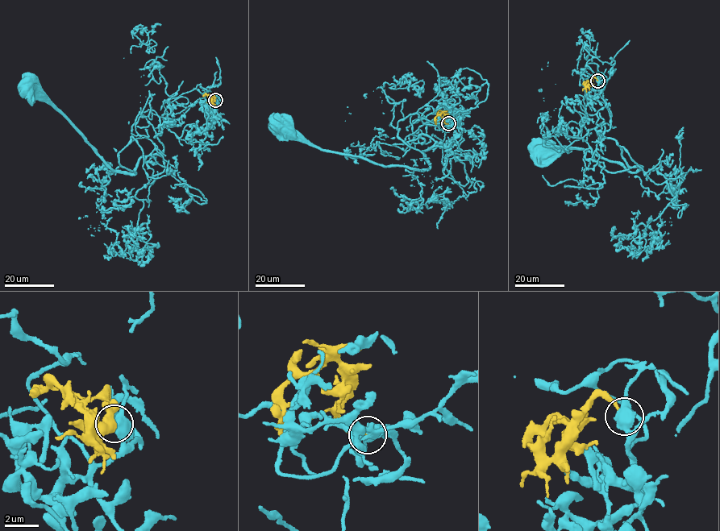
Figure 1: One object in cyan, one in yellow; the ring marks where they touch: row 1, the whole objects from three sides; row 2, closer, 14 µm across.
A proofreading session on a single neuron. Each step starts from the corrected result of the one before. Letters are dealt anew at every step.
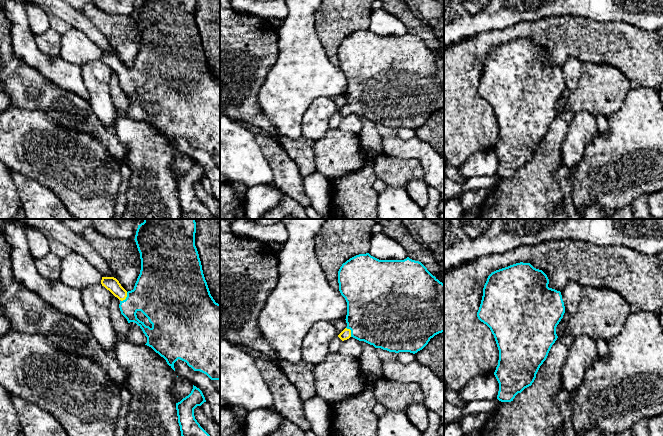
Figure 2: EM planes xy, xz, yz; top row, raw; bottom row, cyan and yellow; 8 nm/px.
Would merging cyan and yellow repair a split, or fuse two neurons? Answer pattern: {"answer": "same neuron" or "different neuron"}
{"answer": "same neuron"}

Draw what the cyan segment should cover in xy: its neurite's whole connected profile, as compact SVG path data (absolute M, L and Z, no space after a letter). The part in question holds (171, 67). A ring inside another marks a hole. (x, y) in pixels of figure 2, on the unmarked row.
M140 0L138 1L135 18L140 29L141 46L135 59L134 65L126 67L119 57L114 53L102 53L101 60L120 76L119 84L121 90L127 95L128 99L136 99L147 113L145 121L151 123L156 129L163 133L167 140L175 147L174 139L180 135L187 139L194 147L200 147L206 150L211 156L220 156L220 80L216 79L210 70L207 58L205 56L201 37L197 24L195 22L196 0ZM141 87L152 100L152 103L146 102L144 98L137 94L136 89Z

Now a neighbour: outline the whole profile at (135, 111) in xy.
M130 98L129 101L130 105L127 109L126 116L134 121L145 121L147 119L147 113L140 102L134 98Z

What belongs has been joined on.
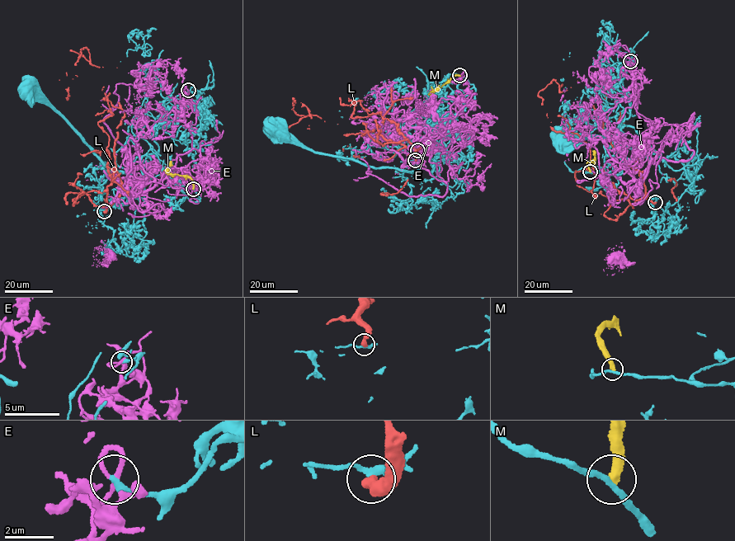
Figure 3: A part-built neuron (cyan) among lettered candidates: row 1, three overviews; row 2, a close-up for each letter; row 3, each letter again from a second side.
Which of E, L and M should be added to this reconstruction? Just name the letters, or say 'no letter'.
no letter

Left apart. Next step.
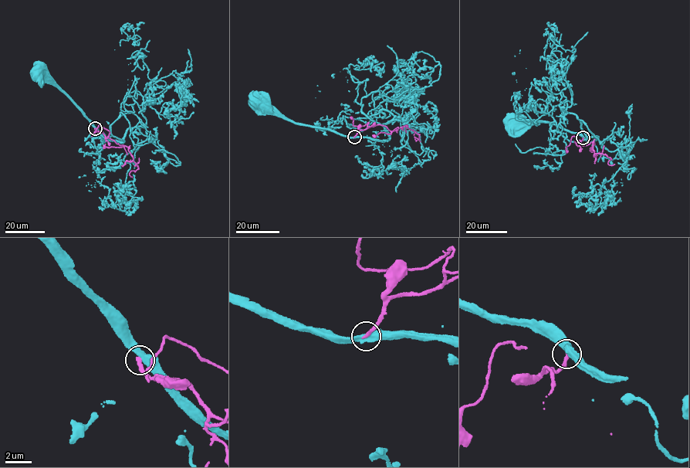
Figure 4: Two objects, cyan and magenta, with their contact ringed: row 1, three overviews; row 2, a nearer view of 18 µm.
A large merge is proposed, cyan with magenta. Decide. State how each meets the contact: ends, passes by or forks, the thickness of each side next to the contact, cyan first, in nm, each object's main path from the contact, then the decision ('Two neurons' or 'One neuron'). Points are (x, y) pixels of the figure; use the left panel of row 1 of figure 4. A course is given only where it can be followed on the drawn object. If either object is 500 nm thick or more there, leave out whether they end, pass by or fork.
At the ring cyan passes by. At the ring magenta ends. Thickness 480 nm (cyan) against 280 nm. Course of cyan: (95, 128), (62, 90), (47, 83), (41, 72), (37, 72). Course of magenta: (95, 128), (128, 148), (138, 167), (130, 171), (132, 177). Two neurons

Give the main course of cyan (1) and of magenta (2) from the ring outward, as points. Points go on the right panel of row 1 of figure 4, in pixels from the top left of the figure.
1: (583, 137), (547, 122), (513, 124)
2: (583, 138), (580, 140), (583, 145), (593, 142), (595, 153), (606, 155), (611, 159), (608, 164), (614, 164)

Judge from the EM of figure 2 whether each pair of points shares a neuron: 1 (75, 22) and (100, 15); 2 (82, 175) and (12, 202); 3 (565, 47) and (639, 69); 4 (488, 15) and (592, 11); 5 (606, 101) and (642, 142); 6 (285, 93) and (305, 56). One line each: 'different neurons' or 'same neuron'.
1: different neurons
2: different neurons
3: same neuron
4: same neuron
5: different neurons
6: same neuron

